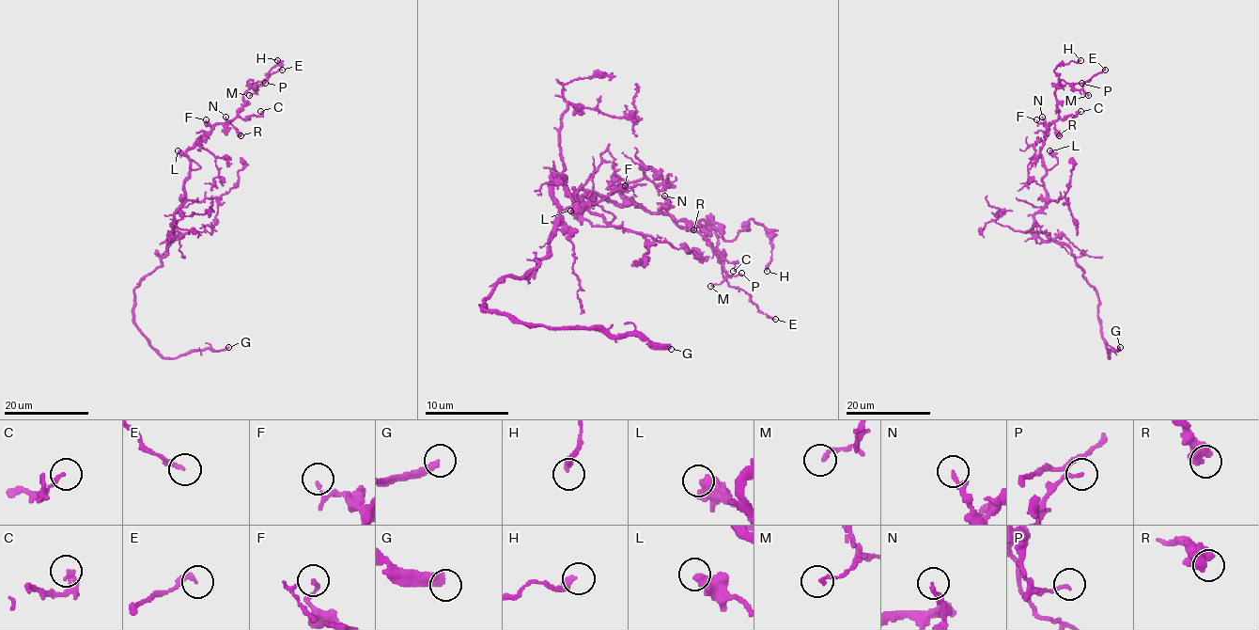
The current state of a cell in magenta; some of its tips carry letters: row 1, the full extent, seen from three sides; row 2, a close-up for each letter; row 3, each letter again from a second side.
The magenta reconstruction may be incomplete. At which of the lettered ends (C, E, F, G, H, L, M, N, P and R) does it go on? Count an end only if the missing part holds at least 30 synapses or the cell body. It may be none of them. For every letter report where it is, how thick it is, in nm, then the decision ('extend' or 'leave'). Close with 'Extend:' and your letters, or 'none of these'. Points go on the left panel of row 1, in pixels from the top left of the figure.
C: at (260, 111); 150 nm thick; leave
E: at (282, 70); 200 nm thick; leave
F: at (206, 119); 110 nm thick; leave
G: at (228, 347); 360 nm thick; extend
H: at (277, 60); 260 nm thick; leave
L: at (178, 150); 600 nm thick; leave
M: at (249, 95); 190 nm thick; leave
N: at (225, 117); 180 nm thick; leave
P: at (265, 83); 170 nm thick; leave
R: at (240, 135); 650 nm thick; leave
Extend: G

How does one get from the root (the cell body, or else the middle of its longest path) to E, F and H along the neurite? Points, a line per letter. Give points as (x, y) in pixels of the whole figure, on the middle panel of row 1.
E: (562, 179), (579, 202), (595, 192), (681, 227), (704, 221), (722, 277), (775, 319)
F: (562, 179), (579, 202), (586, 196), (593, 202), (586, 192), (595, 192), (618, 204), (633, 204), (625, 185)
H: (562, 179), (579, 202), (595, 192), (681, 227), (706, 221), (725, 240), (754, 219), (771, 245), (767, 271)

